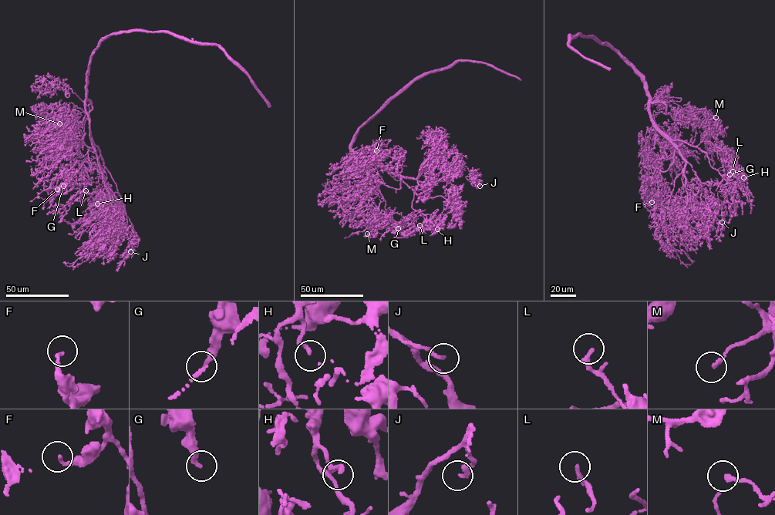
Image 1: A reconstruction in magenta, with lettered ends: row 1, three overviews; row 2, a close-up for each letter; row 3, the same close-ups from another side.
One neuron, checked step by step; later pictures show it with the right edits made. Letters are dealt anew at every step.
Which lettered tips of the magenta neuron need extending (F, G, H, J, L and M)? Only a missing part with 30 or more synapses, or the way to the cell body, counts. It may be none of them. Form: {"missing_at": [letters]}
{"missing_at": []}

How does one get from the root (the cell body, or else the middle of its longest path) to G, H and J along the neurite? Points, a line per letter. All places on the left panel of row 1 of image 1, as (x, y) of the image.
G: (88, 74), (86, 114), (103, 173), (90, 161), (88, 169), (83, 166), (63, 186)
H: (88, 74), (90, 133), (119, 193), (108, 190), (97, 203)
J: (88, 74), (85, 107), (91, 141), (108, 193), (123, 208), (133, 226), (135, 240), (130, 251)

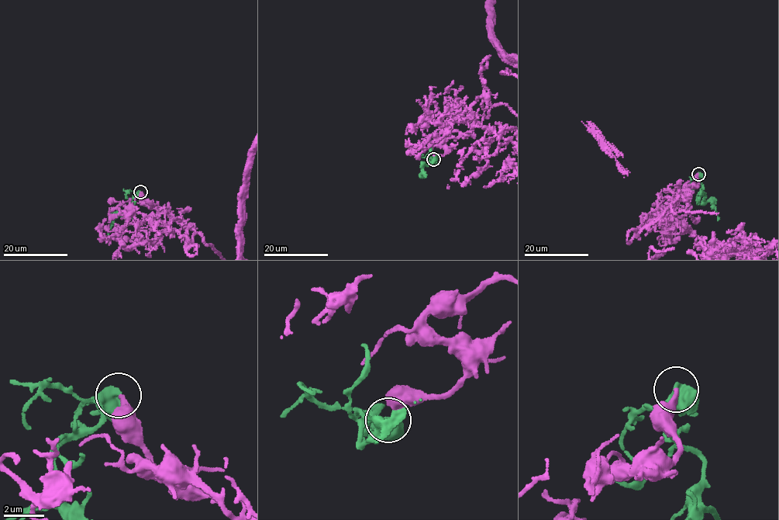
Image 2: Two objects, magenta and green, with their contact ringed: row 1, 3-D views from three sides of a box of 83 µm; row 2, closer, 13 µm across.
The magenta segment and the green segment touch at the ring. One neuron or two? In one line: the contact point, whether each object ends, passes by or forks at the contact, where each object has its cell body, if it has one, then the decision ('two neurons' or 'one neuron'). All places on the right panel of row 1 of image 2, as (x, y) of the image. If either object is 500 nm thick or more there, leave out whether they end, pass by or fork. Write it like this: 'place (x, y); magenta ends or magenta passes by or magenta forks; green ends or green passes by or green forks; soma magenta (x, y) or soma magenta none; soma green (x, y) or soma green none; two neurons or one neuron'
place (698, 174); magenta ends; green passes by; soma magenta none; soma green none; one neuron

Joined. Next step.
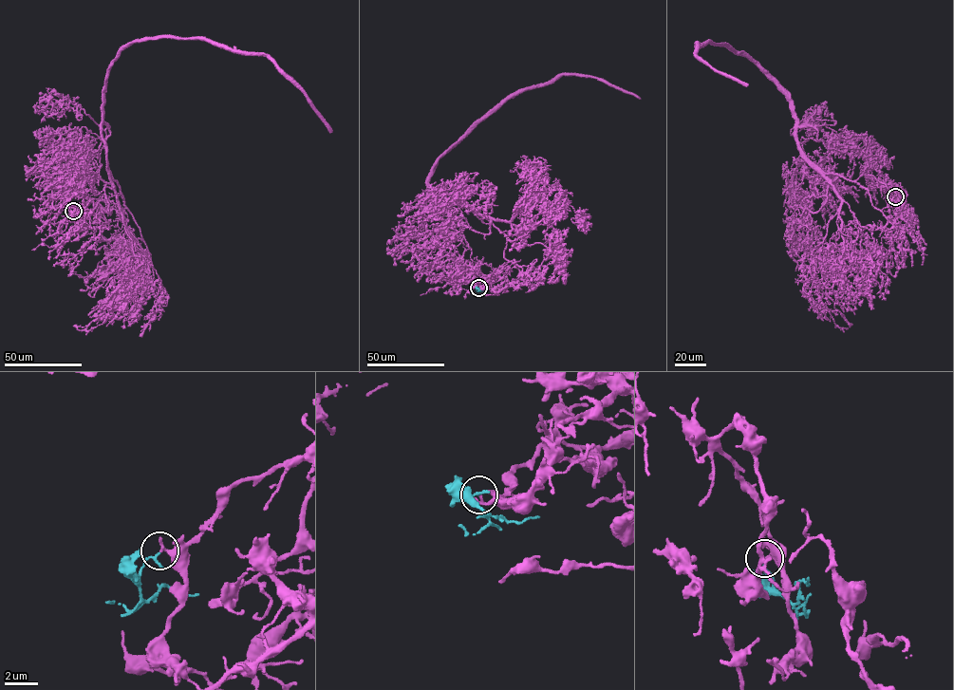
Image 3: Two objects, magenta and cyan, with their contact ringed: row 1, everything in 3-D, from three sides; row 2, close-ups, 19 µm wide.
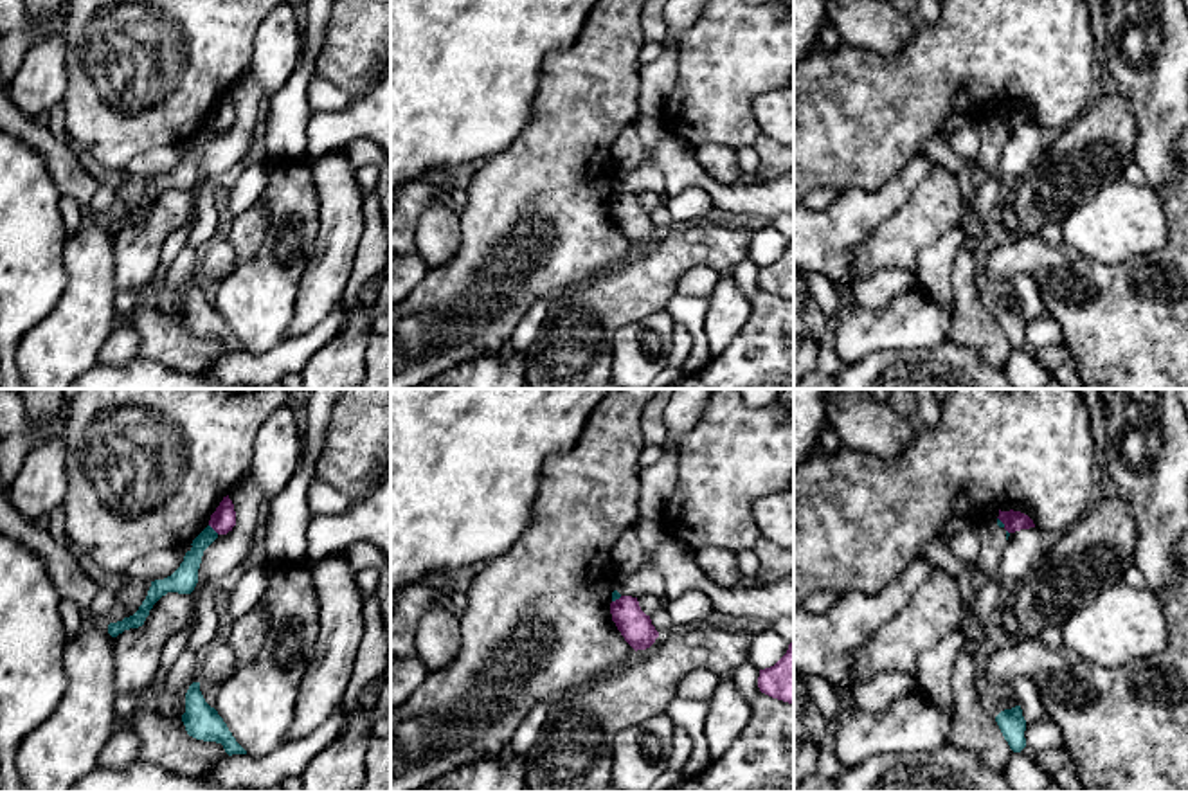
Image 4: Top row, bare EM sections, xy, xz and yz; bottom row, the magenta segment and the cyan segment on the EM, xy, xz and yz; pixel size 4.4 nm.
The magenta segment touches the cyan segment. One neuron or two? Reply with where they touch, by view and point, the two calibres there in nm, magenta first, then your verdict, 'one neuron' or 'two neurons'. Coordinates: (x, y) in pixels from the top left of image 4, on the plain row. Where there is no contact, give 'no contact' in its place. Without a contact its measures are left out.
xy (215, 126) | 110/110 nm | two neurons

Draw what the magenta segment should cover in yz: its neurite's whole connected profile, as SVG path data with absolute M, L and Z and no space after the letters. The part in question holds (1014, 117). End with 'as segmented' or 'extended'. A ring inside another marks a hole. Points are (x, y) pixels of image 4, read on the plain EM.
M999 106L997 115L1004 121L1004 126L1008 130L1035 124L1033 117L1028 112L1024 112L1021 108L1013 108L1013 106L1010 106L1010 108Z; as segmented

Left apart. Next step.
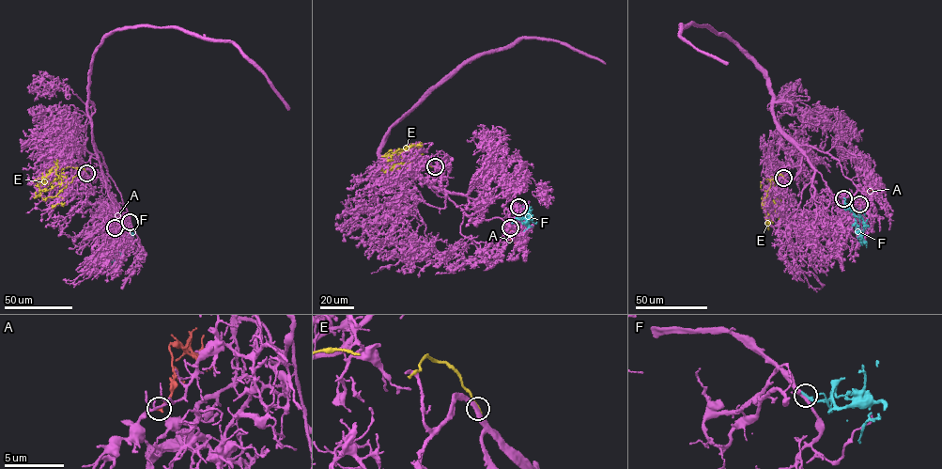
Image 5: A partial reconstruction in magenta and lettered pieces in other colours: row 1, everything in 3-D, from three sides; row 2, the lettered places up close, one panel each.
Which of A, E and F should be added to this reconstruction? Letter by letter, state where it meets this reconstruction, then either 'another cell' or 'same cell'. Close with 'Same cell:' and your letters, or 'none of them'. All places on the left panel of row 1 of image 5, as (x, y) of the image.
A: (115, 227) | another cell
E: (86, 173) | another cell
F: (130, 222) | same cell
Same cell: F

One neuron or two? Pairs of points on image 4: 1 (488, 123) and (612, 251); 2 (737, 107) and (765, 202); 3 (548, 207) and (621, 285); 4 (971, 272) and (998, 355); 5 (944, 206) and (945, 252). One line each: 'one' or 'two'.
1: two
2: two
3: two
4: one
5: two

